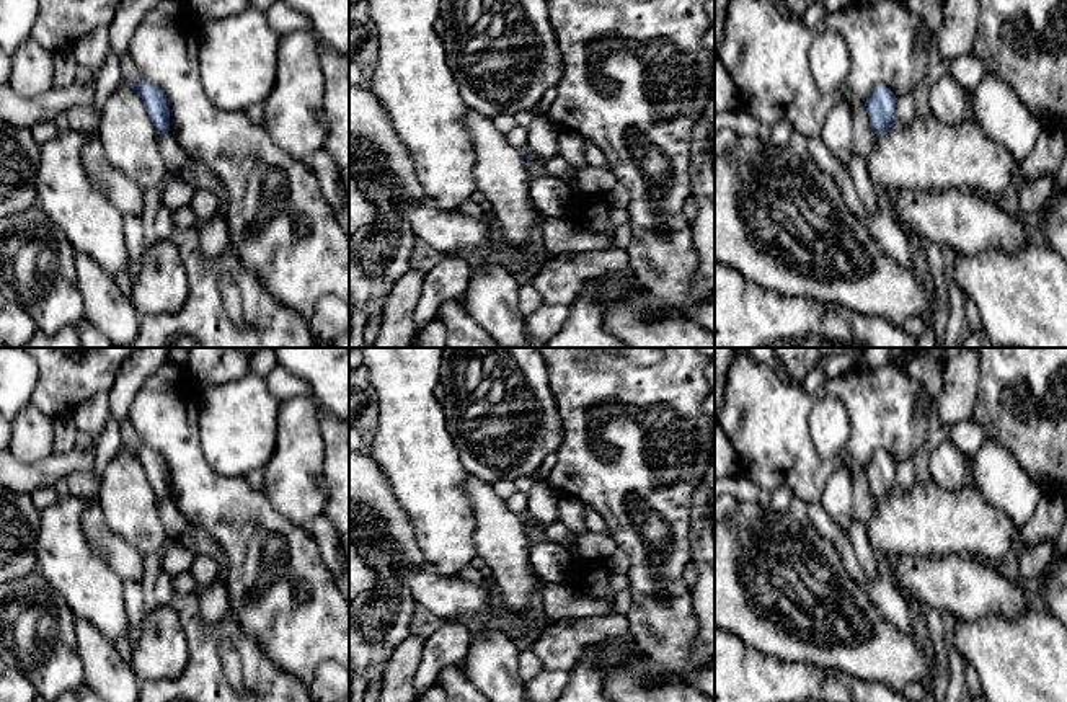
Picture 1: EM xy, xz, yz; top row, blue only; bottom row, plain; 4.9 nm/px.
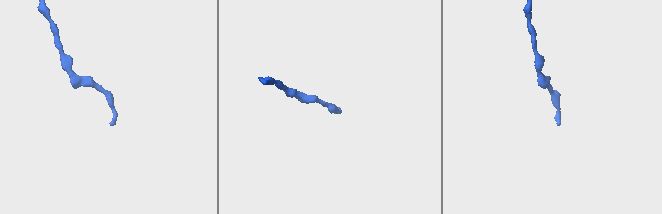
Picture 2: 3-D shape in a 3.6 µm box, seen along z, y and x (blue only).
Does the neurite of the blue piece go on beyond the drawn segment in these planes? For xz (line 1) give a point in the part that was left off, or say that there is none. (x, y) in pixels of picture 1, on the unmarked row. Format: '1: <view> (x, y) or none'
1: none

